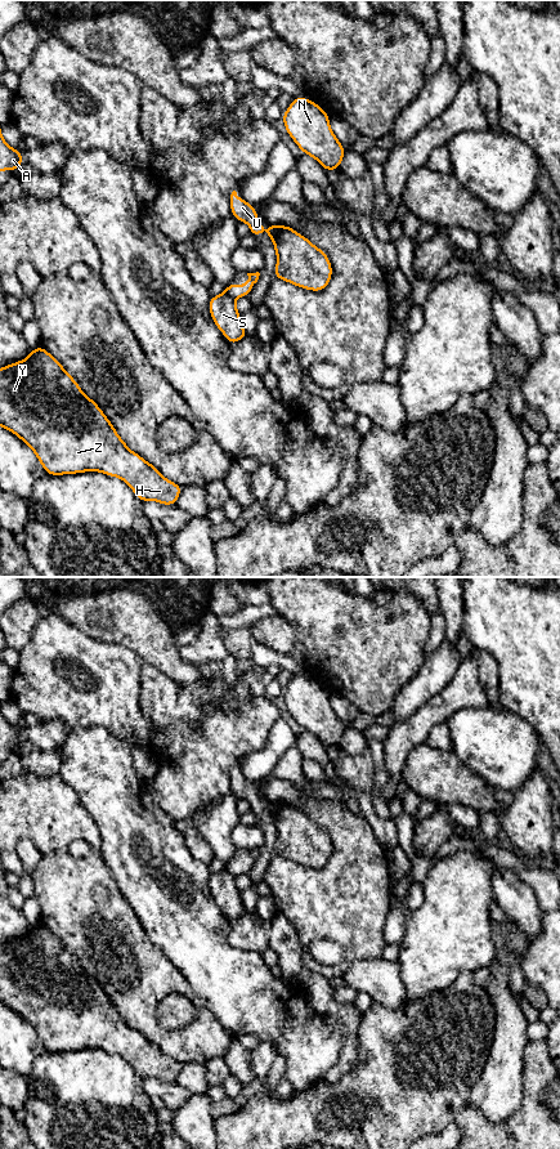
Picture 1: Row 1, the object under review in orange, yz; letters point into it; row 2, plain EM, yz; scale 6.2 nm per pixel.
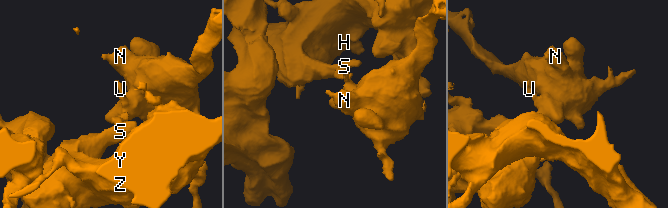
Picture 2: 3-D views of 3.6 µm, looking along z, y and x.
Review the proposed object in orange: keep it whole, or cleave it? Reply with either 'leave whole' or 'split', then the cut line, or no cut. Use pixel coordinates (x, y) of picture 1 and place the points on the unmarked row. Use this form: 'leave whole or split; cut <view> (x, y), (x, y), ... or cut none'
split; cut yz (224, 868), (233, 876)

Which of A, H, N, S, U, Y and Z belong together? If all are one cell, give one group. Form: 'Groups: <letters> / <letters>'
Groups: A H S Y Z / N U

